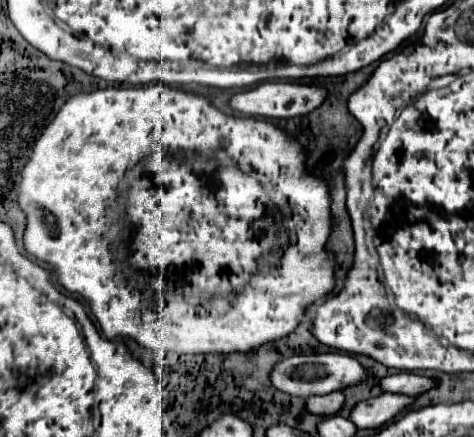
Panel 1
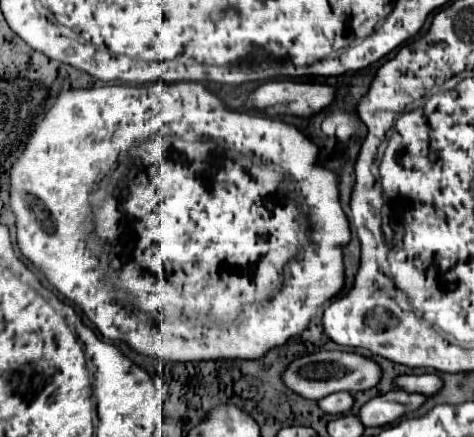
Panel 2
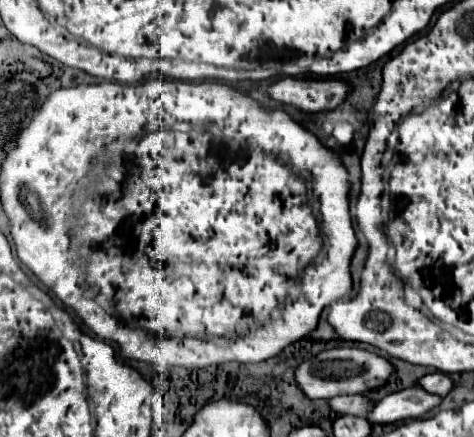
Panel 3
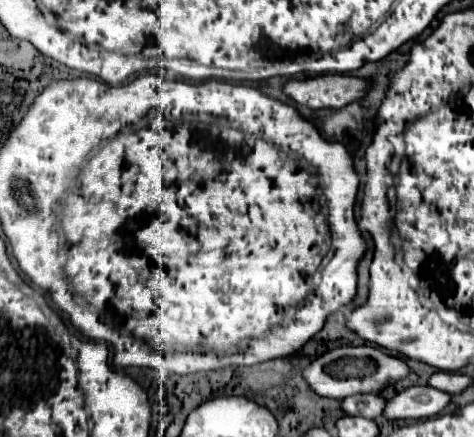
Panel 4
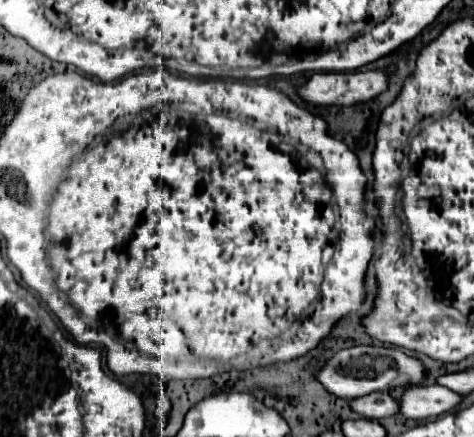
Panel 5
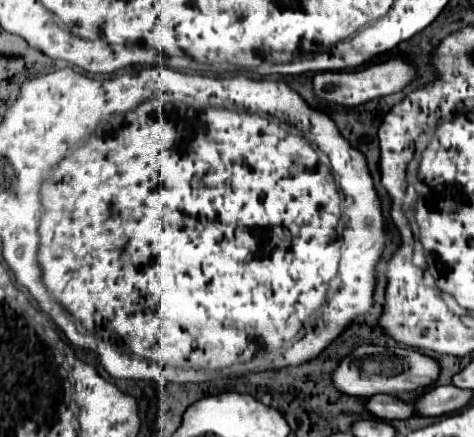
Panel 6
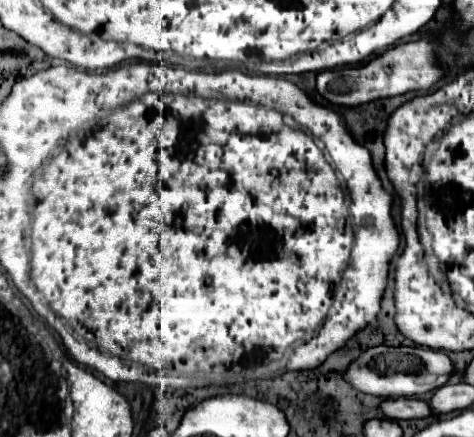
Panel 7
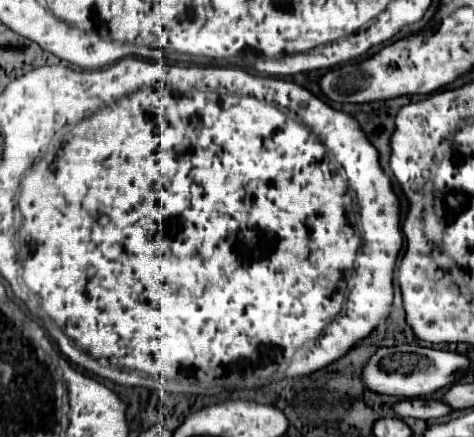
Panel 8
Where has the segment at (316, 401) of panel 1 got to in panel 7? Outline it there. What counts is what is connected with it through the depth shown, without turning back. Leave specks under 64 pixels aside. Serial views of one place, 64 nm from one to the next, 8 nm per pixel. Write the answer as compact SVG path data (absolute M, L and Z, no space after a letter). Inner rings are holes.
M394 398L394 400L382 400L378 406L380 414L390 420L408 420L408 418L426 418L430 416L430 408L426 400L416 398Z

